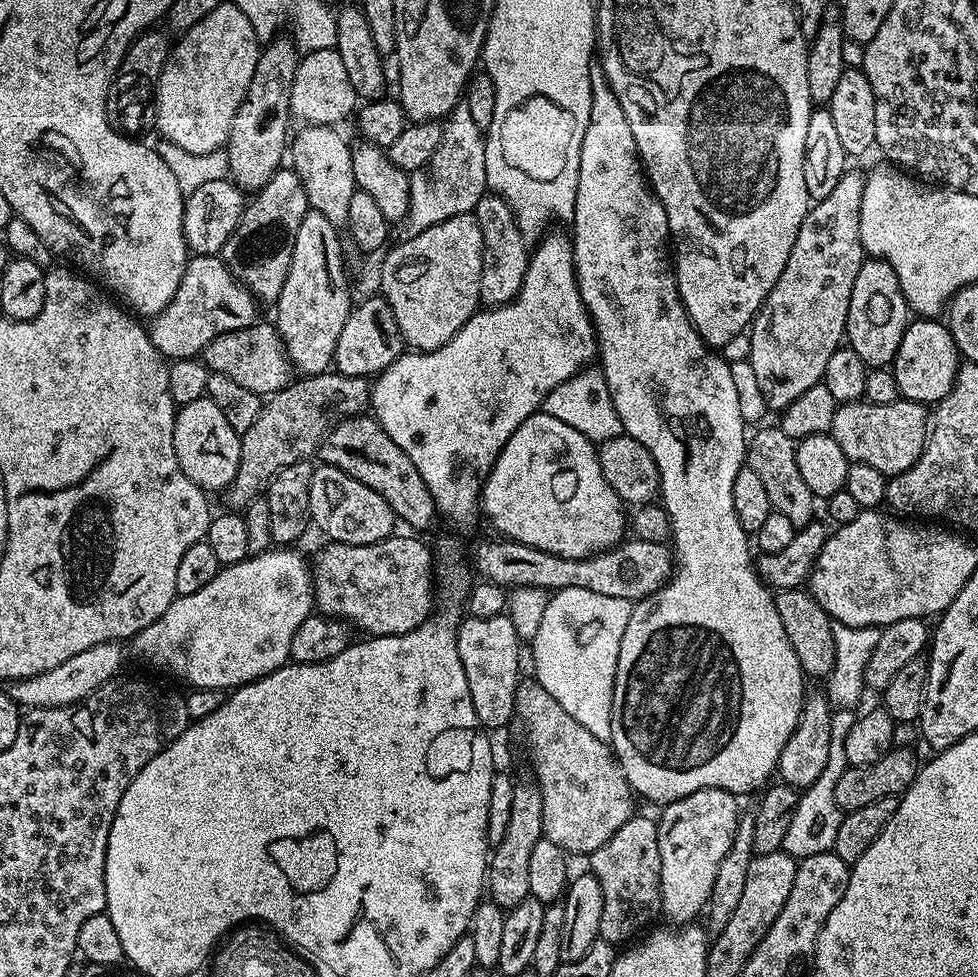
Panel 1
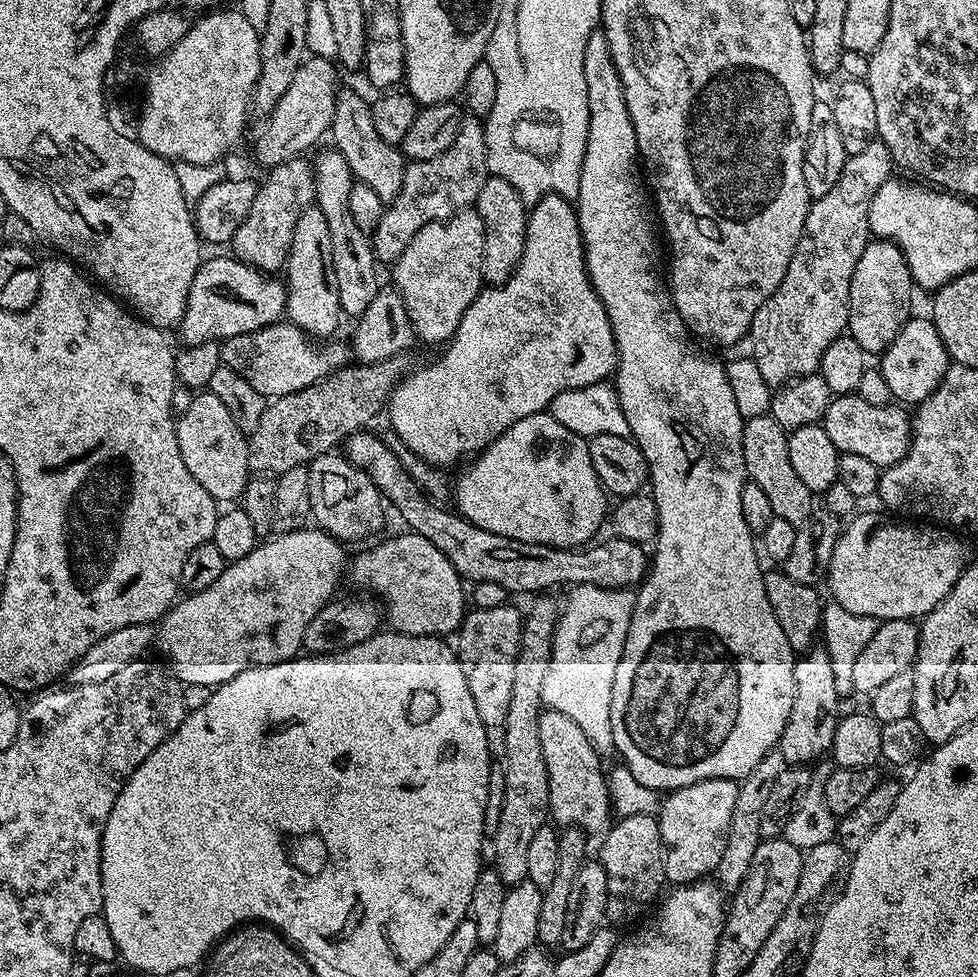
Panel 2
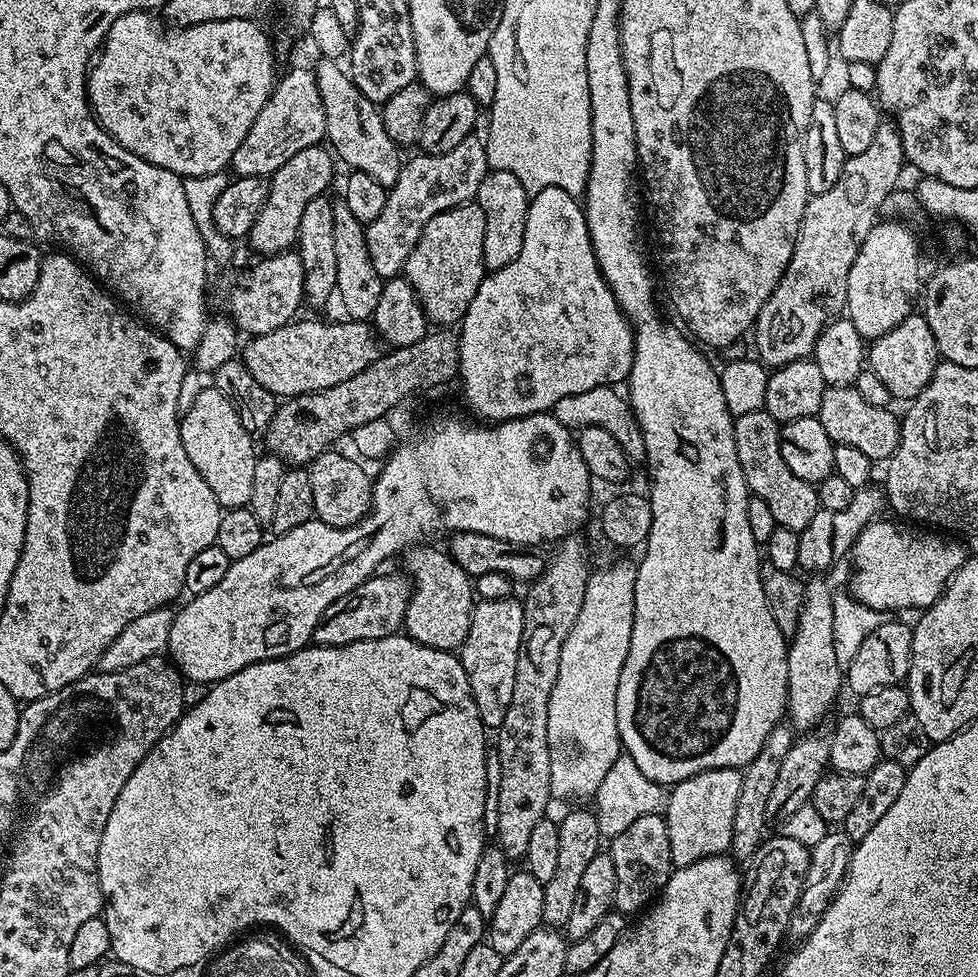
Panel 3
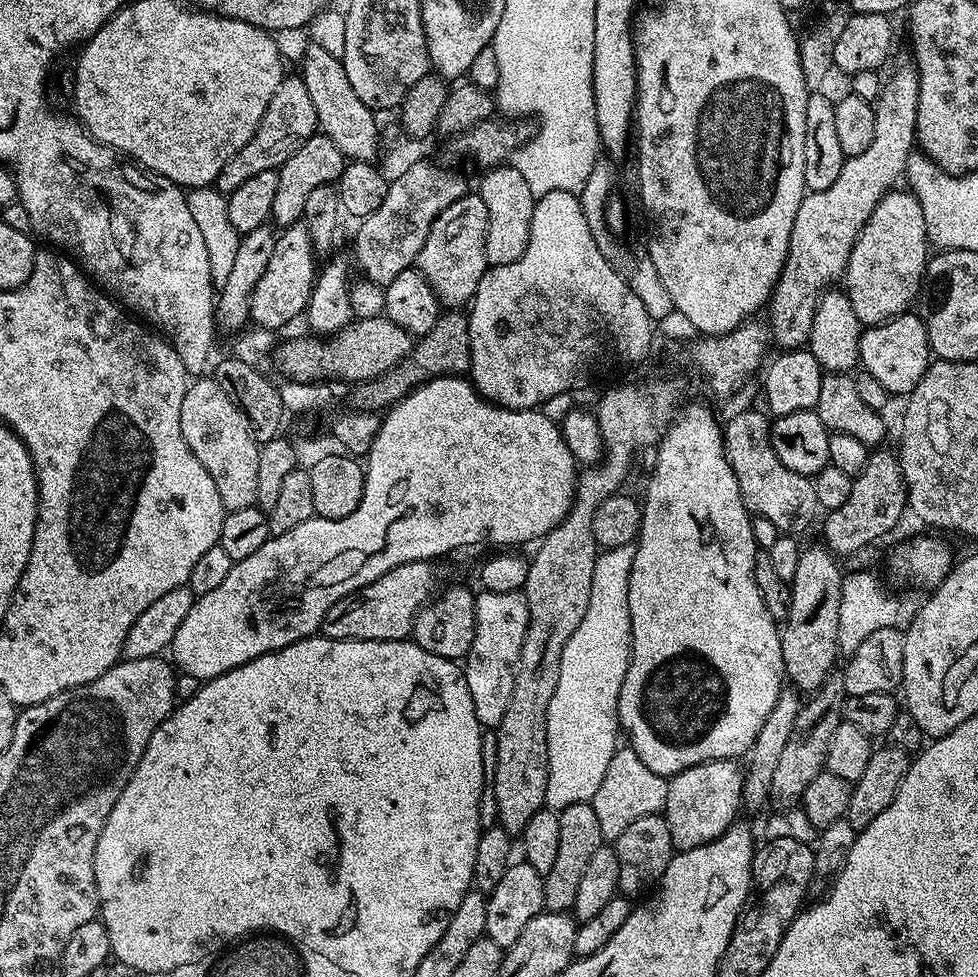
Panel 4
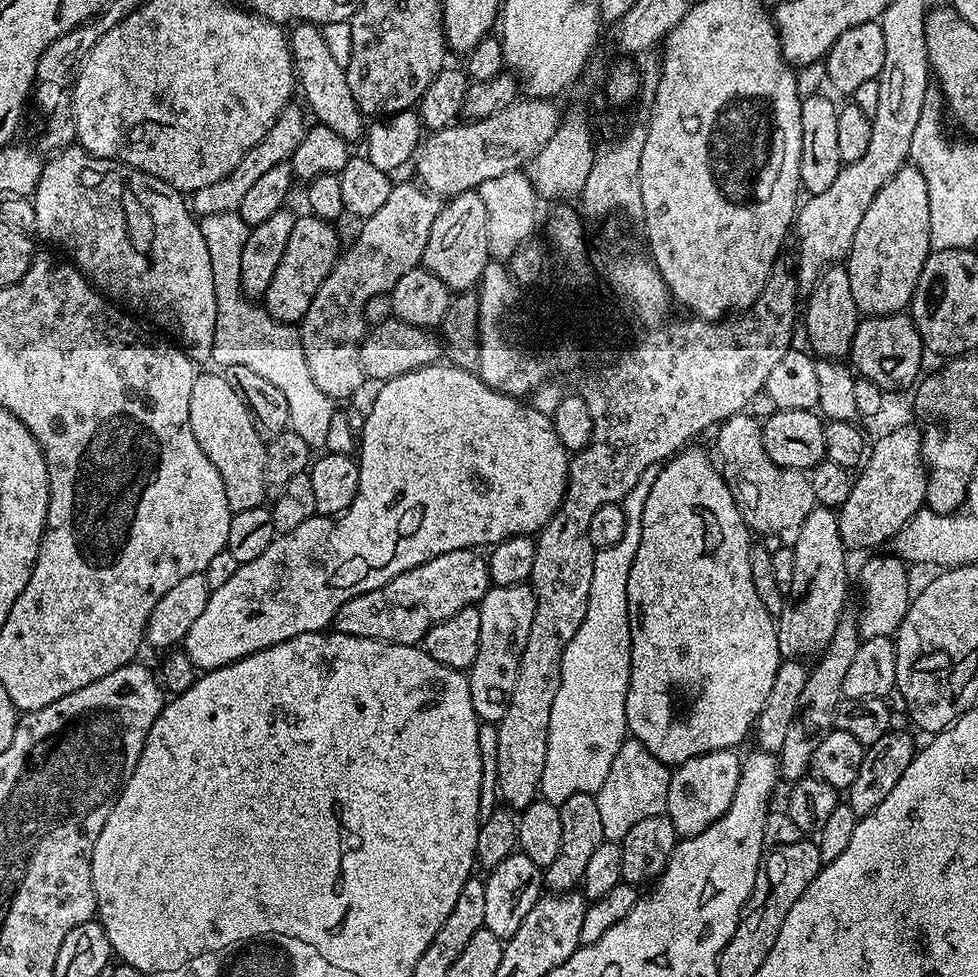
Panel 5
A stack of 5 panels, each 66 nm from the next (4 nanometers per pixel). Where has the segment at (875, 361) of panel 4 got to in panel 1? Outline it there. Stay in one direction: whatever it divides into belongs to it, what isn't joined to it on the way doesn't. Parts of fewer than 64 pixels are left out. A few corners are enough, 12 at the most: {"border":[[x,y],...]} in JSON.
{"border":[[916,318],[890,367],[903,399],[935,406],[961,363],[947,323]]}

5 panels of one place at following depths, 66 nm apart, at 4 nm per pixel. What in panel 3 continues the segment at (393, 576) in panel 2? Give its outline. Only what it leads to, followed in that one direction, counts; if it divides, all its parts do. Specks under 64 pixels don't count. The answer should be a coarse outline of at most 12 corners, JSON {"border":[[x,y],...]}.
{"border":[[443,547],[403,553],[412,596],[403,631],[455,653],[474,580]]}

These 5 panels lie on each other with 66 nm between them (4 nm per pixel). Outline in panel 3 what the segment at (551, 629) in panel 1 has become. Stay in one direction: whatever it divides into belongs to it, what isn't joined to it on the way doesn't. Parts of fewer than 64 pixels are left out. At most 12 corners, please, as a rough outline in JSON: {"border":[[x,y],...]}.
{"border":[[637,565],[593,571],[550,694],[553,801],[616,759]]}

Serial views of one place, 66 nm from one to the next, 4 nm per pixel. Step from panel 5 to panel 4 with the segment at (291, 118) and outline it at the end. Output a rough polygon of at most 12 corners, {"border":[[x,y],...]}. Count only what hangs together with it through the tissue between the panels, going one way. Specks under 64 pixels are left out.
{"border":[[285,75],[254,138],[220,172],[227,194],[317,135],[314,98]]}

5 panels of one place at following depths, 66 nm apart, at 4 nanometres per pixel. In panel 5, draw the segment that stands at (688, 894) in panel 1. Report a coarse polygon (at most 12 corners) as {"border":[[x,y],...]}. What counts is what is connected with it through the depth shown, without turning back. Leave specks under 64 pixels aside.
{"border":[[742,756],[675,765],[666,815],[697,836],[734,802]]}

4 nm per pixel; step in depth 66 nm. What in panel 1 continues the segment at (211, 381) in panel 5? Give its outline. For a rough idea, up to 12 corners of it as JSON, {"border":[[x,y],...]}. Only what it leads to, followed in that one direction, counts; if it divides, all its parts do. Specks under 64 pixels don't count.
{"border":[[205,398],[183,405],[174,454],[190,482],[223,493],[240,437]]}

